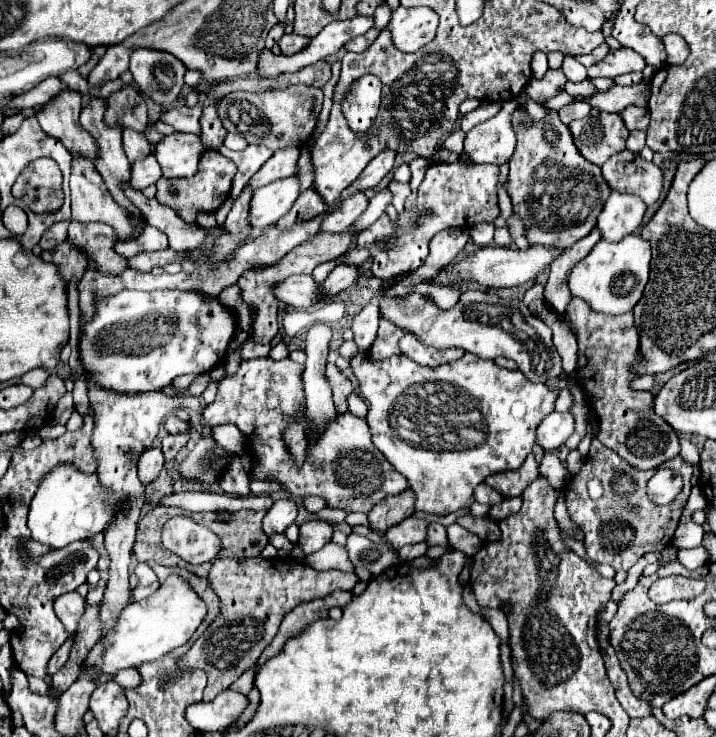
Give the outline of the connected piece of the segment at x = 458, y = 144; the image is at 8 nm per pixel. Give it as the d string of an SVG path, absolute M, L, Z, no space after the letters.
M463 130L451 132L451 134L447 136L447 140L443 142L443 148L447 148L447 150L453 150L453 152L461 154L461 150L463 150L463 140L465 140L465 132L463 132Z

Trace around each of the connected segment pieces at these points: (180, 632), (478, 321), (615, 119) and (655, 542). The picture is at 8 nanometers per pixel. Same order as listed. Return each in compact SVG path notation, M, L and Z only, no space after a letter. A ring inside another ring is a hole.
M173 574L161 584L161 588L155 594L151 594L141 602L131 602L123 610L115 630L105 640L95 644L85 664L95 664L103 674L115 674L121 668L153 662L163 654L171 652L173 648L183 646L195 634L195 630L205 620L205 616L207 616L207 606L197 596L193 586L185 582L185 578Z
M515 288L485 292L469 290L461 294L459 302L449 310L441 310L433 300L427 300L421 294L407 294L405 298L379 294L379 312L403 332L415 334L415 338L425 346L463 348L465 352L477 354L485 360L495 360L497 356L511 358L531 382L545 382L563 372L561 358L551 342L551 330L529 312L523 304L523 294L515 294Z
M593 108L589 118L573 120L569 124L573 142L579 152L593 164L601 166L609 156L625 148L629 130L621 122L619 114L609 114Z
M595 438L595 440L591 442L591 450L589 450L589 454L587 454L587 458L585 458L583 468L581 468L577 474L573 474L571 480L567 482L567 486L563 488L563 498L565 498L565 504L567 504L567 512L569 512L569 516L581 526L581 530L585 532L585 540L583 540L583 542L585 542L587 556L593 558L593 560L599 562L599 564L609 564L609 566L613 566L615 570L629 570L643 554L647 554L647 552L659 552L659 550L663 550L663 548L667 548L667 546L671 544L673 532L677 530L677 524L679 524L679 518L681 518L681 506L683 506L683 504L687 502L687 498L689 498L691 474L693 474L691 464L685 462L681 456L677 456L677 458L669 460L667 464L663 464L663 466L667 466L667 468L673 468L673 466L675 466L675 472L679 472L679 474L683 476L683 490L679 492L679 498L673 500L671 504L657 506L657 504L653 504L653 502L647 498L647 482L649 482L649 478L657 472L655 468L653 468L653 470L639 470L639 468L635 468L635 480L637 480L637 486L639 486L639 488L637 488L637 492L635 492L633 496L617 498L617 496L611 492L609 482L611 482L611 478L613 478L615 472L619 472L619 470L623 472L623 470L625 470L623 466L627 466L627 462L625 462L619 454L615 454L613 450L605 448L605 446ZM591 478L599 478L599 480L601 480L601 486L605 488L605 490L603 490L603 496L601 496L599 500L591 500L589 494L587 494L587 482L589 482Z

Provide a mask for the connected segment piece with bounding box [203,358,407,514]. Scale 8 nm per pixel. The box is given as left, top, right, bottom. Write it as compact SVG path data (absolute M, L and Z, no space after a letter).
M243 360L235 376L227 376L219 382L215 402L203 408L203 420L209 426L235 424L247 438L247 446L253 456L251 474L257 480L265 478L281 482L283 488L295 498L317 494L325 498L327 506L331 508L367 514L383 498L397 496L407 490L405 476L401 476L373 446L367 422L355 418L349 412L337 416L317 438L317 442L309 442L307 460L301 470L295 470L293 462L289 462L291 458L281 440L281 432L287 428L287 424L293 422L293 418L301 418L305 422L305 394L301 372L303 366L291 360Z

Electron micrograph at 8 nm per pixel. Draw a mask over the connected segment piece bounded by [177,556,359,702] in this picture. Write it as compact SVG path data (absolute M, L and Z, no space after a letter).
M219 558L213 562L209 572L209 582L217 592L223 608L217 620L207 628L203 636L195 640L195 644L187 650L185 656L177 660L177 668L181 670L205 670L207 672L207 688L203 692L203 700L213 700L219 692L227 690L245 670L255 666L261 652L275 638L281 620L289 610L299 606L301 602L311 602L317 598L325 598L335 590L353 590L359 578L353 572L313 570L305 562L297 562L293 558Z

